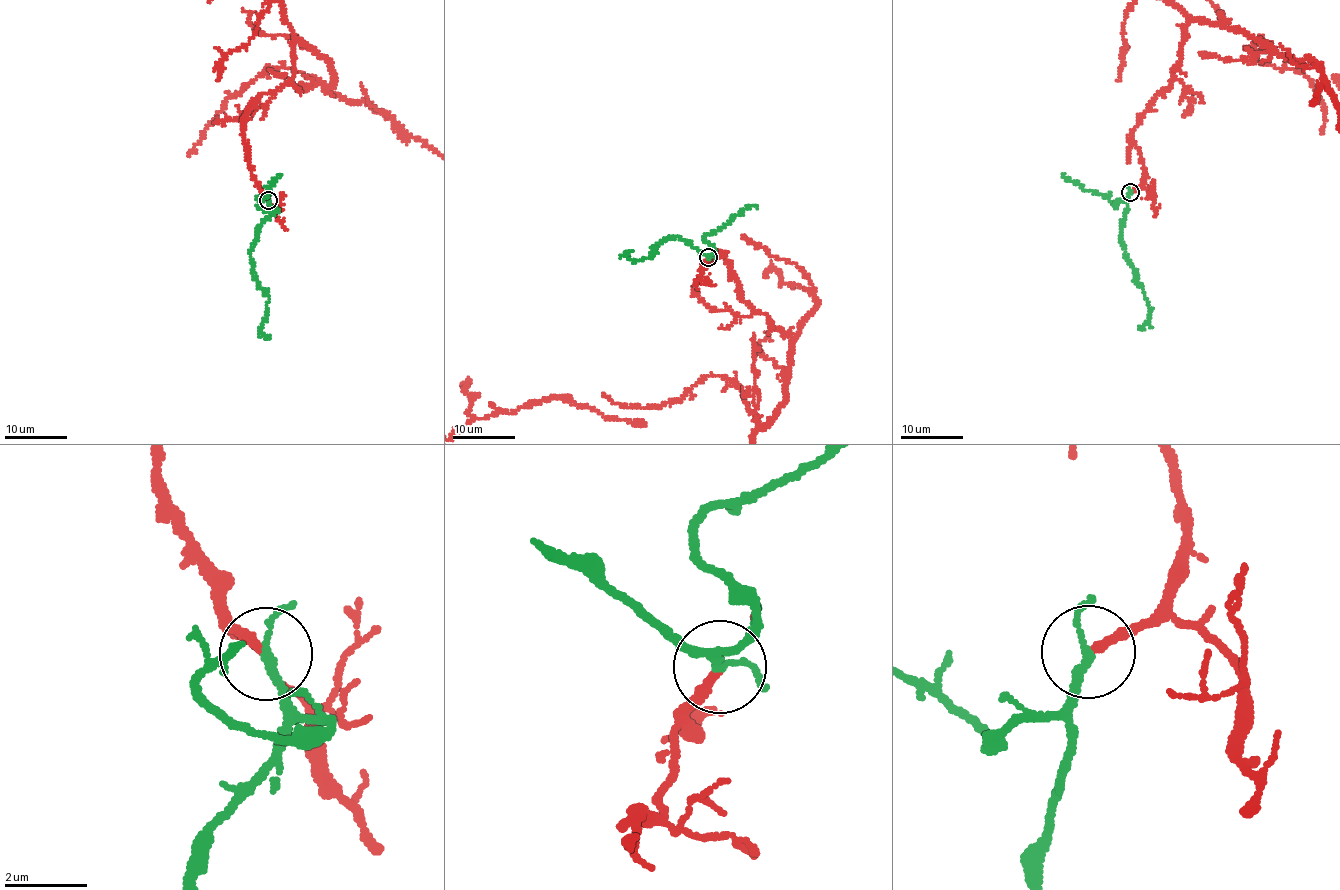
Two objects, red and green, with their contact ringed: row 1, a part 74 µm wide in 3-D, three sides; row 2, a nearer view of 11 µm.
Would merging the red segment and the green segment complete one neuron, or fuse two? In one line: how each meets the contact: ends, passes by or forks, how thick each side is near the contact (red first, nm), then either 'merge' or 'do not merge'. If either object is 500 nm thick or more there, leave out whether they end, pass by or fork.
red ends; green passes by; calibres 200 and 170 nm; merge

